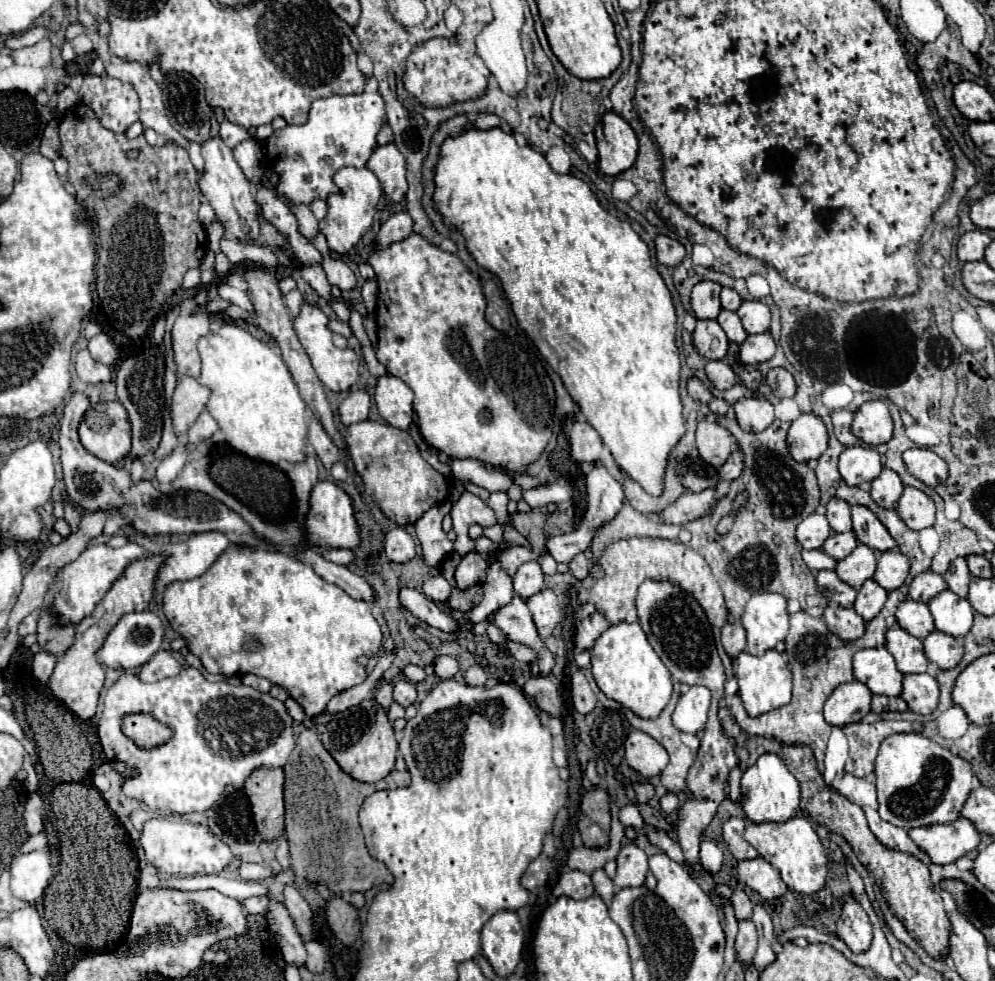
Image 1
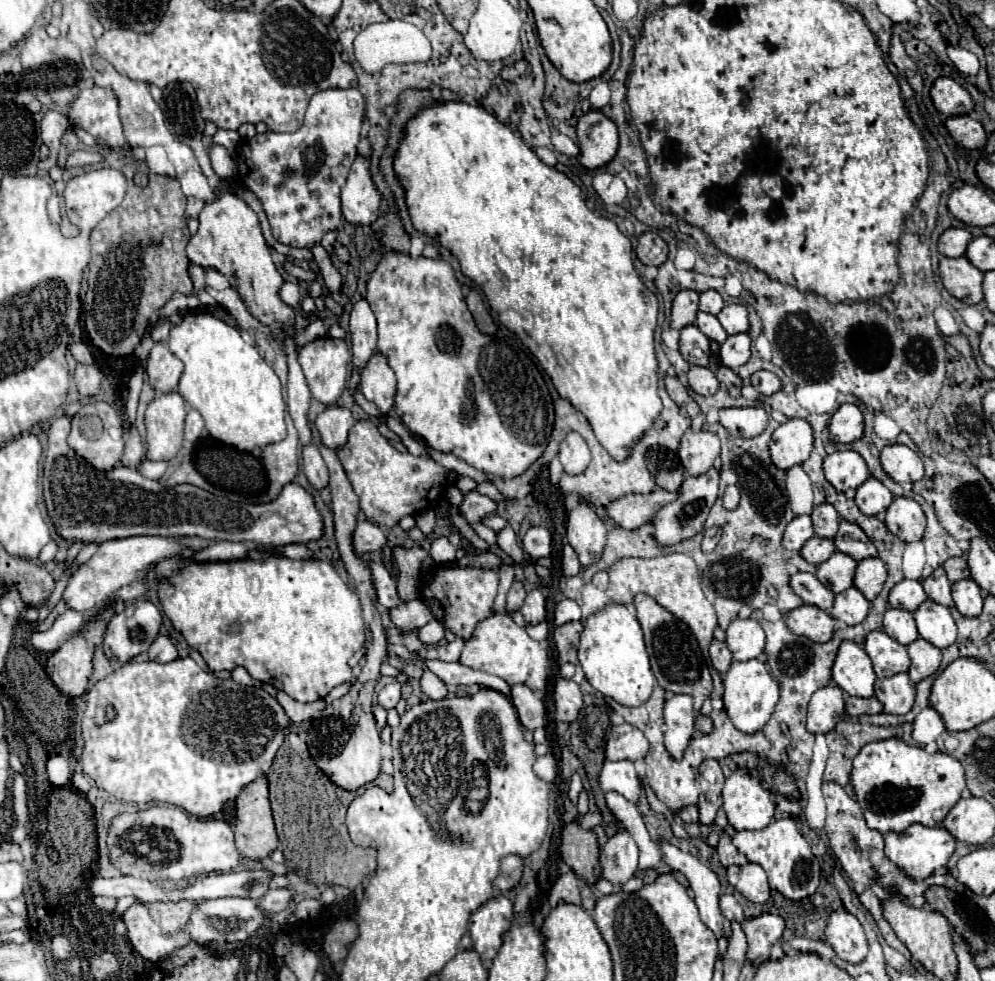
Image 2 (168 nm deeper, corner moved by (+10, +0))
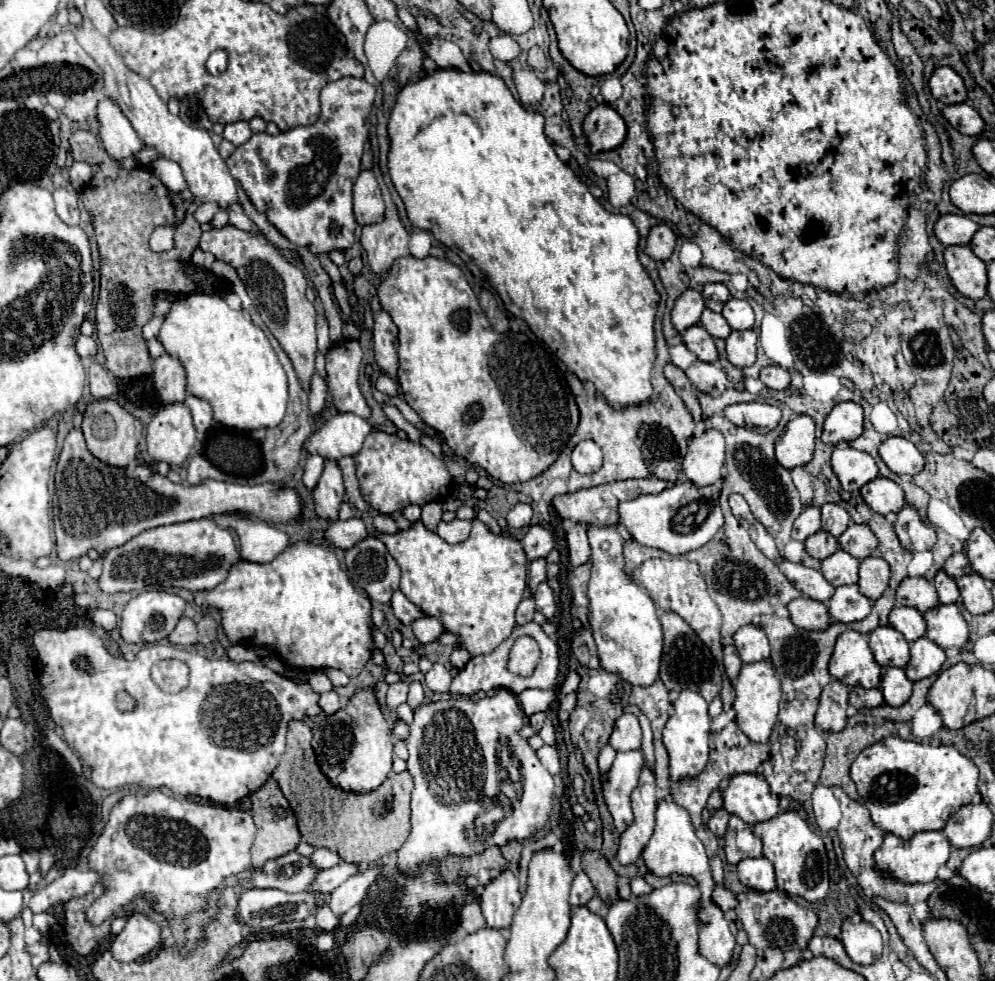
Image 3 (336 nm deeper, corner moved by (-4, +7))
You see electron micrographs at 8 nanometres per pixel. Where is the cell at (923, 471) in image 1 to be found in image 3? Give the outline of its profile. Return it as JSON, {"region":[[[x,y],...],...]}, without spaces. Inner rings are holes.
{"region":[[[888,437],[880,445],[880,457],[896,475],[918,475],[924,469],[922,453],[904,437]]]}

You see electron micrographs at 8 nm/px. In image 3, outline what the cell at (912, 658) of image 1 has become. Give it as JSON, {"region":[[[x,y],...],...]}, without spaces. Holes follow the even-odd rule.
{"region":[[[890,625],[874,629],[868,635],[868,643],[870,643],[870,649],[874,651],[876,661],[882,667],[904,669],[910,661],[910,643],[904,639],[902,633],[898,633]]]}

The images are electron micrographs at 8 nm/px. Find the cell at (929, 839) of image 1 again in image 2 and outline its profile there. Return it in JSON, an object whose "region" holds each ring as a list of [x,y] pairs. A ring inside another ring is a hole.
{"region":[[[912,824],[906,832],[902,834],[896,834],[896,832],[888,832],[884,836],[884,852],[886,852],[886,858],[896,864],[898,868],[902,868],[902,872],[906,872],[906,876],[910,876],[912,880],[924,880],[928,878],[934,870],[938,868],[944,868],[948,858],[952,856],[954,848],[956,848],[956,840],[954,836],[942,828],[942,826],[934,826],[934,828],[928,828],[928,826],[922,826],[922,824]]]}

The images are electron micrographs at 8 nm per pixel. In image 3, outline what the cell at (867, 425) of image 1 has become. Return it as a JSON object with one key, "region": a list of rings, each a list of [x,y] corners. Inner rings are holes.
{"region":[[[854,401],[838,403],[824,423],[822,441],[836,445],[840,441],[854,441],[864,431],[864,409]]]}

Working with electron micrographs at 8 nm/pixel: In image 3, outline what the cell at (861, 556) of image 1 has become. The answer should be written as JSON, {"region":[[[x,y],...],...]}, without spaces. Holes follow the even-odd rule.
{"region":[[[838,549],[834,555],[826,557],[820,567],[824,577],[834,587],[858,583],[858,569],[860,569],[860,561],[856,557],[852,557],[850,553],[846,553],[844,549]]]}

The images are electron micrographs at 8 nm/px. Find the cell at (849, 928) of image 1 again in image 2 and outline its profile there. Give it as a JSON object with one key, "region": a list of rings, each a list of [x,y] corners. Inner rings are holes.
{"region":[[[844,908],[830,914],[826,926],[826,942],[834,948],[840,960],[850,964],[862,962],[868,952],[868,942],[858,918]]]}

